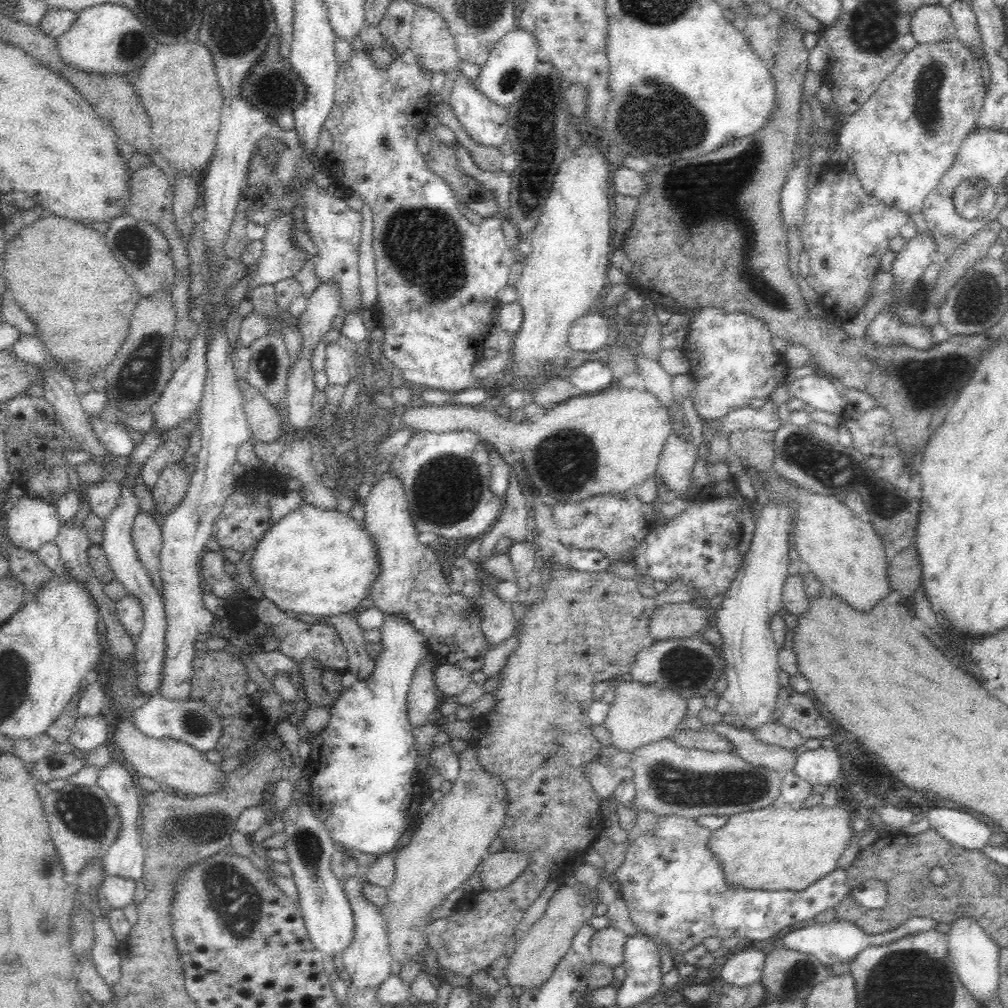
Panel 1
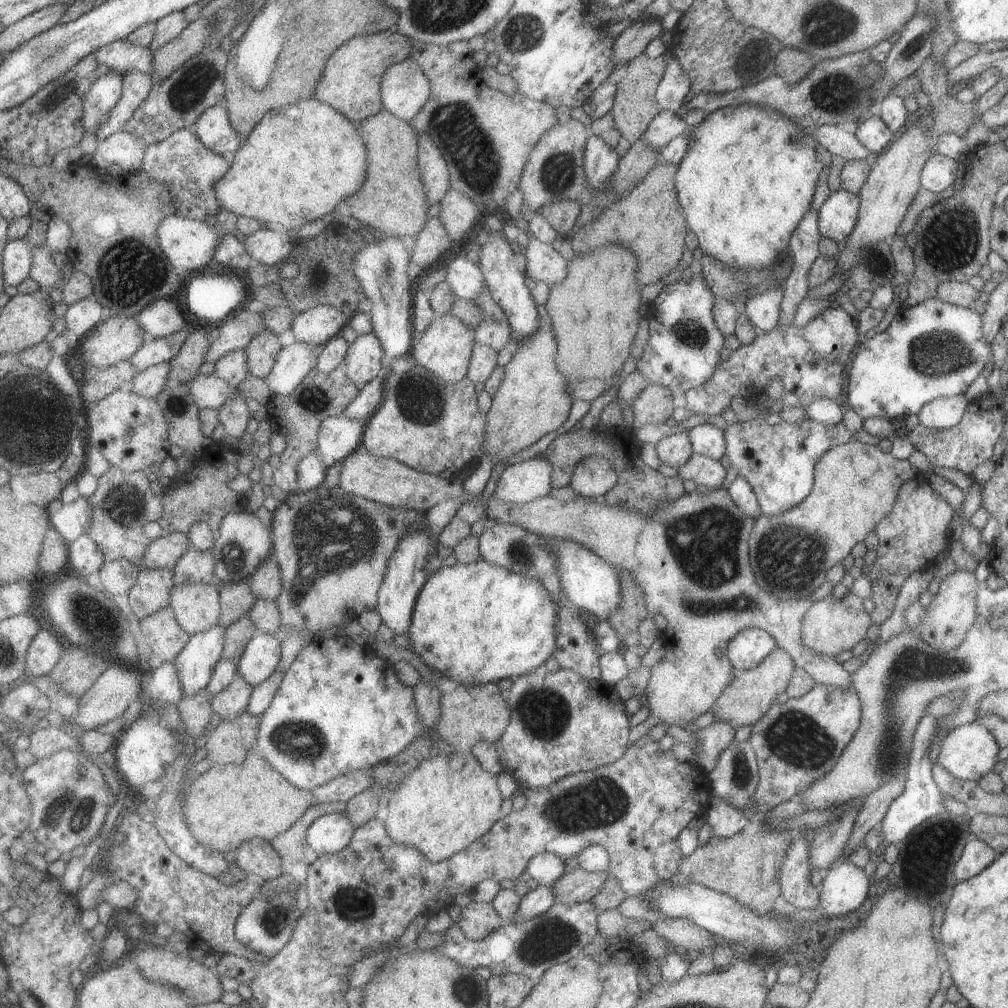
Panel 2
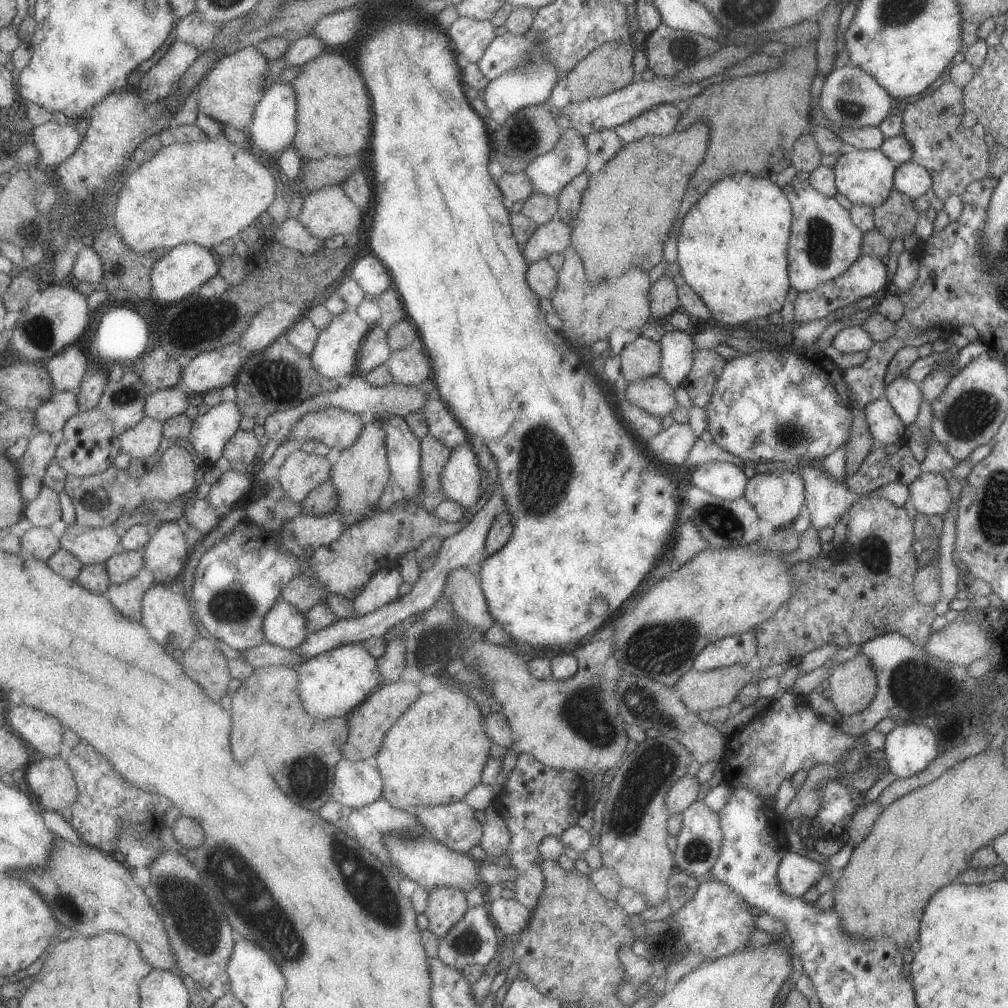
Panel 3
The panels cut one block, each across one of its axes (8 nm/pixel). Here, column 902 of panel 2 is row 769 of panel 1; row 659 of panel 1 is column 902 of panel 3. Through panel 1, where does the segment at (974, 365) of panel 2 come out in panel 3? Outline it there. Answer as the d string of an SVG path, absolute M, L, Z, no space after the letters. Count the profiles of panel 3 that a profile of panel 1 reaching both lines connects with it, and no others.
M899 375L884 385L883 396L905 427L914 422L922 397L919 384L907 376Z

